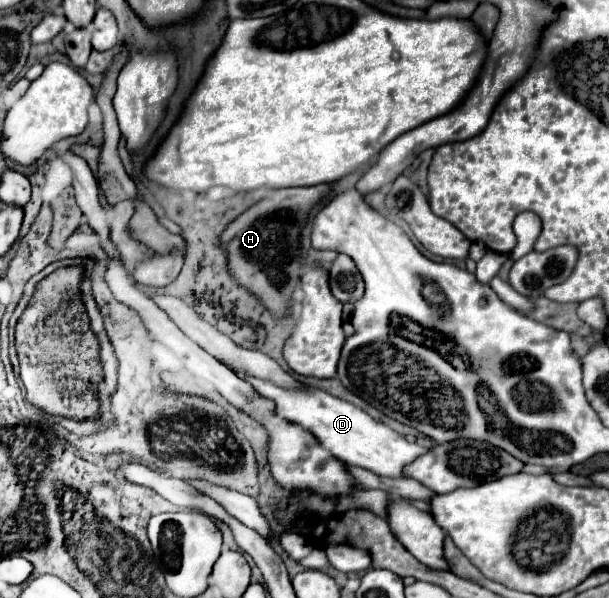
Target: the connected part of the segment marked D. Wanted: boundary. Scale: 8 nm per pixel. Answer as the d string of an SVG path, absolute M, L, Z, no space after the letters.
M236 372L236 376L240 376L244 382L250 382L250 386L254 388L254 392L258 396L272 400L278 416L312 432L314 438L322 446L326 446L326 450L332 452L332 456L336 456L338 460L342 460L346 464L354 464L354 466L372 470L380 476L398 478L398 476L402 476L402 468L406 464L410 464L414 458L418 458L418 454L426 452L422 446L408 442L404 436L394 432L386 424L374 420L370 414L366 414L358 406L354 406L346 400L340 400L324 390L318 390L312 386L278 388L278 384L274 384L272 380L258 380L256 376L250 376L248 372Z

